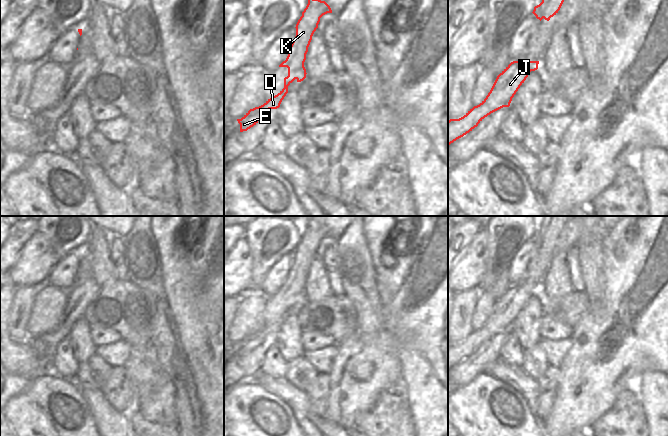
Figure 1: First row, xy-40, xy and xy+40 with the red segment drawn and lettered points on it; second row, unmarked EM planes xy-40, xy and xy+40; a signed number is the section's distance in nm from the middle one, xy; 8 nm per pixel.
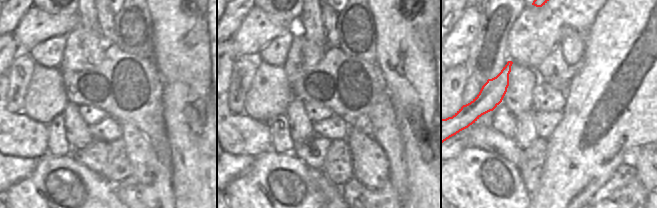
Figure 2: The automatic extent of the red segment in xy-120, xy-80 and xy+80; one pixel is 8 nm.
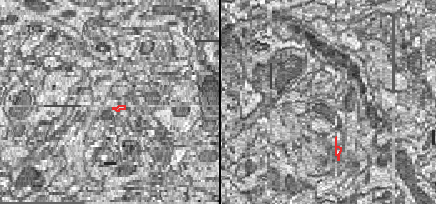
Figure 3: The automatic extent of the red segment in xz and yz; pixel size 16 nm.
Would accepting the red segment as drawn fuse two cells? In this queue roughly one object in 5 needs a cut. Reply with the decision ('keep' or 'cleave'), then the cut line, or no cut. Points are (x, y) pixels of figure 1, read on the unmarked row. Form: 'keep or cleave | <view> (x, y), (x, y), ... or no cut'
keep | no cut

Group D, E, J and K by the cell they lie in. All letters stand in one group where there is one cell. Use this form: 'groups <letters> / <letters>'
groups D E J K

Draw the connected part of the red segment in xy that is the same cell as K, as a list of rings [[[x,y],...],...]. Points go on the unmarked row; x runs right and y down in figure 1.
[[[312,220],[308,221],[308,228],[296,248],[296,260],[288,274],[288,280],[279,289],[279,291],[288,292],[288,300],[284,302],[284,312],[263,329],[250,333],[241,343],[237,343],[240,348],[240,356],[247,355],[256,349],[269,333],[279,332],[288,317],[288,310],[295,303],[297,306],[301,306],[306,302],[304,286],[308,271],[314,256],[318,252],[320,242],[327,237],[332,237],[332,234],[325,225],[318,222],[313,223]]]

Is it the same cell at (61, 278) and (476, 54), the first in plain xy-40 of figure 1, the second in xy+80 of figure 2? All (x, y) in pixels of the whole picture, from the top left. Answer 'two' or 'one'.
two

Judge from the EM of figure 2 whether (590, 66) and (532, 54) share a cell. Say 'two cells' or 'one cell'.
two cells

